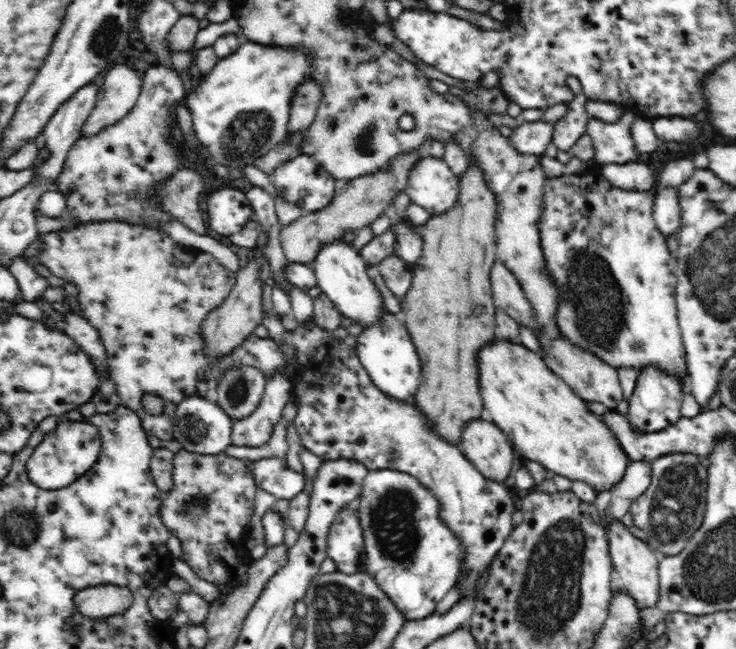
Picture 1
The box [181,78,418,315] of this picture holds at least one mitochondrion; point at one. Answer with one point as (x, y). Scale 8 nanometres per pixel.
(250, 131)

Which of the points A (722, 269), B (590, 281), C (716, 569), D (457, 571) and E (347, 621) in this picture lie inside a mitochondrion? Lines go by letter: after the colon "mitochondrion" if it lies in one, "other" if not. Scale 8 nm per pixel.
A: mitochondrion
B: mitochondrion
C: mitochondrion
D: other
E: mitochondrion

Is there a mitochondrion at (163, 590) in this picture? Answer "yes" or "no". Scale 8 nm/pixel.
no

